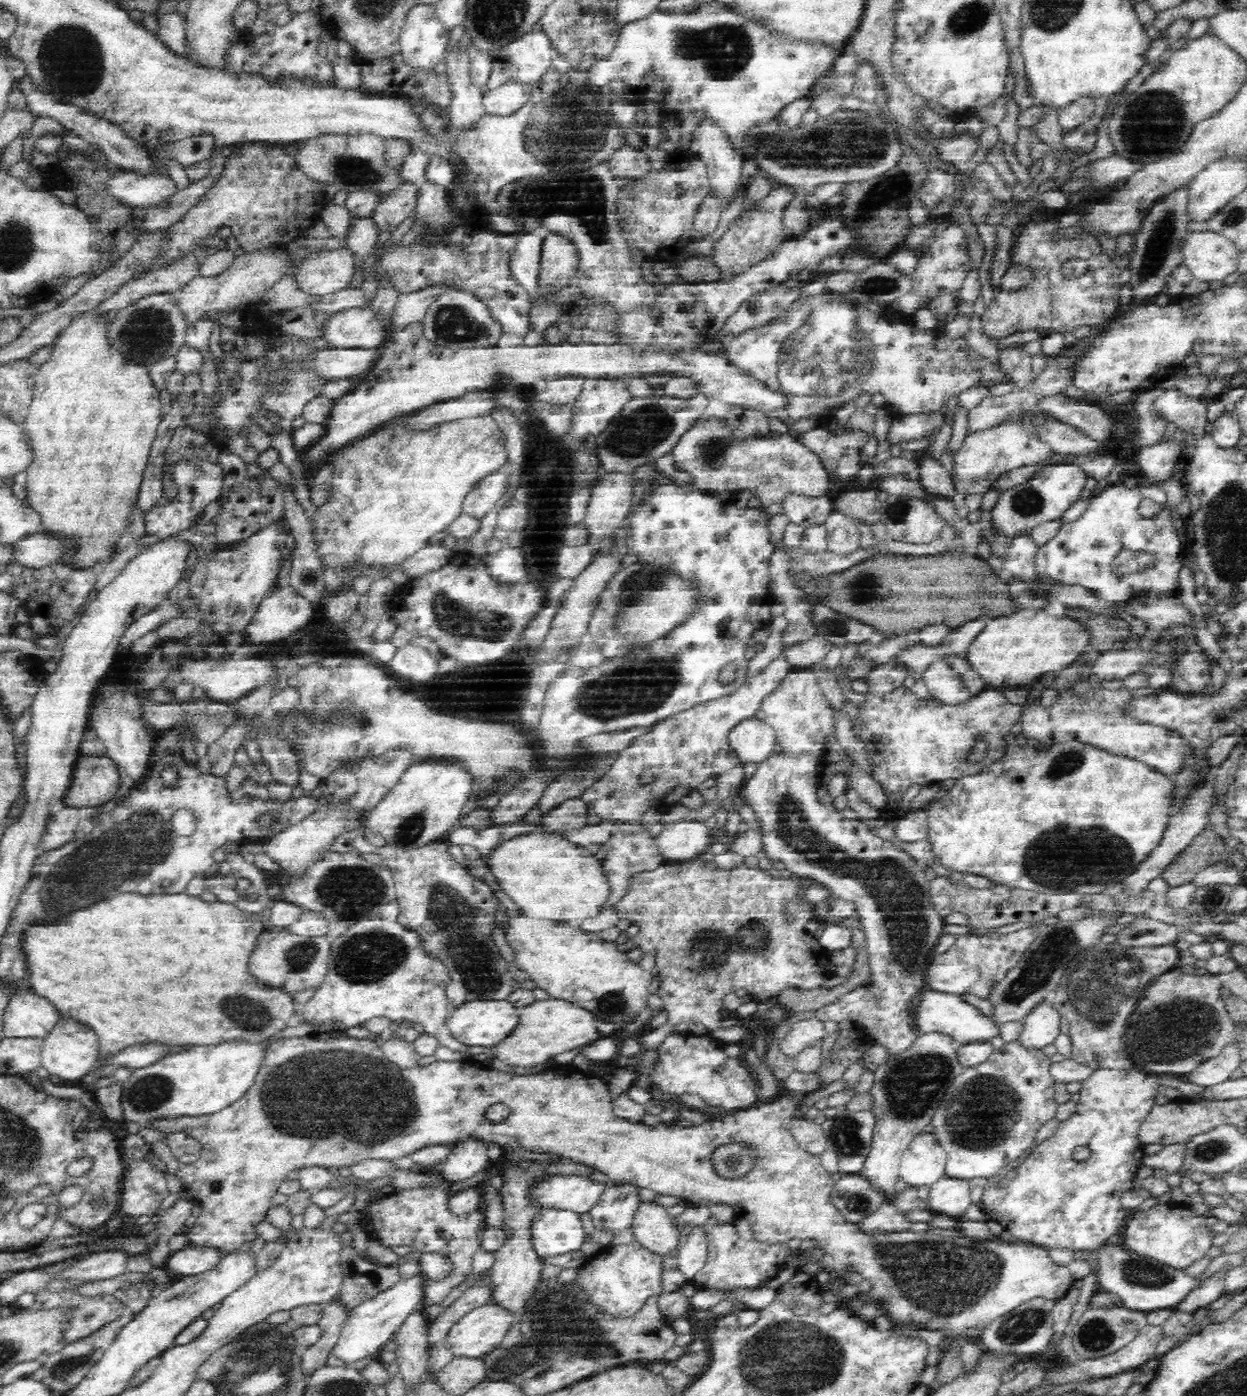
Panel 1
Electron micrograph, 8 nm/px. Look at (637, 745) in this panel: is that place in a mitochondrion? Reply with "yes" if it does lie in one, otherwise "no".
no

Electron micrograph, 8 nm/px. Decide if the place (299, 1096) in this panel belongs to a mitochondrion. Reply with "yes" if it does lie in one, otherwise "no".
yes

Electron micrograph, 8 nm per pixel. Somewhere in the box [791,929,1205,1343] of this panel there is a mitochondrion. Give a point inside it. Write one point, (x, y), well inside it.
(942, 1280)

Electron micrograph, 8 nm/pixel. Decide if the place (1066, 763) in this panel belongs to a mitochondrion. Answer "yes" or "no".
yes

